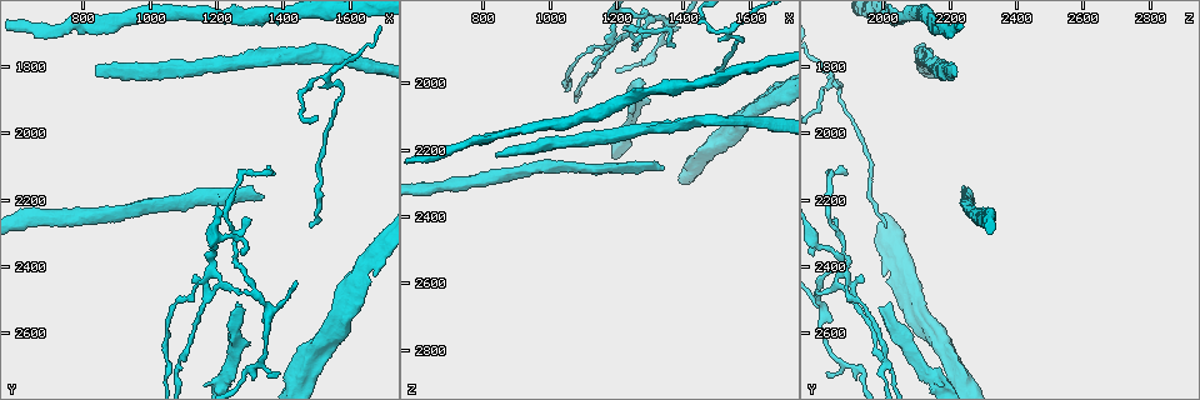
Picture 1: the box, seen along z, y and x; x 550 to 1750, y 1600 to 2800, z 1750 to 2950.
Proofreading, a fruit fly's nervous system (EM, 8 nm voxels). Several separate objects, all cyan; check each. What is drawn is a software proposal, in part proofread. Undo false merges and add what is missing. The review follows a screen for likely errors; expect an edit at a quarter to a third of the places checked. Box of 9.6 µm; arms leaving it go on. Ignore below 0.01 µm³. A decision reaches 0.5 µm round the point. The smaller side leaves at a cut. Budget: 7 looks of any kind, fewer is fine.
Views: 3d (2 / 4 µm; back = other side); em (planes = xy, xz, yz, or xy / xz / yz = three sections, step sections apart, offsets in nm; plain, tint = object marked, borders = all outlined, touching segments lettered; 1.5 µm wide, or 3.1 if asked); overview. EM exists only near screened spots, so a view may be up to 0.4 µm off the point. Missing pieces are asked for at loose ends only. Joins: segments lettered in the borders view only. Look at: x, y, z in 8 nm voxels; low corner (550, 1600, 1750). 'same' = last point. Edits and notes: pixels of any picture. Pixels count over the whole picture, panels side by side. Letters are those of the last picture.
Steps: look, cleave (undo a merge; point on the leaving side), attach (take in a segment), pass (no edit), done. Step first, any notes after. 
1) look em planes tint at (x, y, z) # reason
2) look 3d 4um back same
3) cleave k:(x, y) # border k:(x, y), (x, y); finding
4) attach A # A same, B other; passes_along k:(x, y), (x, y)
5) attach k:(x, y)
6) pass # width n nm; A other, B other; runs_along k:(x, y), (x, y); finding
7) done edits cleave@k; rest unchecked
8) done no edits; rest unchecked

look 3d 2um at (1260, 2510, 2020) # free end

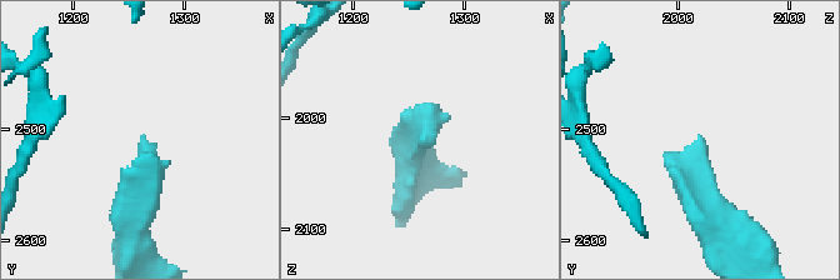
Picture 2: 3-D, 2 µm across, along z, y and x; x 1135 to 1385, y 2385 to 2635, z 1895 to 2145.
look em planes borders at (1260, 2510, 2024)

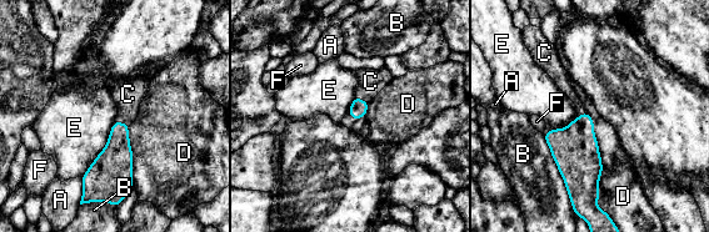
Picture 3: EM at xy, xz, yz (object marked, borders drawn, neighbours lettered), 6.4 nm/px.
attach C # A other, B other, C same, D other, E other, F other; passes_along 3:(115, 161), (123, 124), (128, 94); it goes on there

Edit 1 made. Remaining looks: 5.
look em xz step 8 borders at (1300, 2260, 1860) # branch stops here

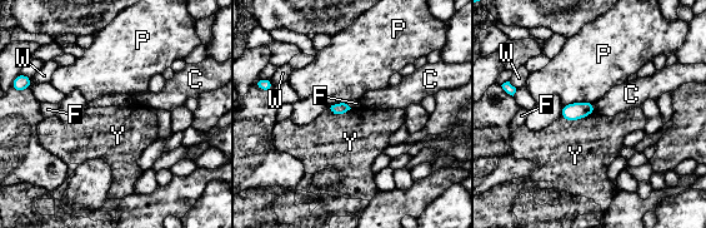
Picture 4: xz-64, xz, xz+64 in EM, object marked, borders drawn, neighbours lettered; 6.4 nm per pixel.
pass # width 70 nm; C other, F other, P other, W other, Y other; none of them fits

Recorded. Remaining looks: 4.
look em planes borders at (1330, 2200, 2250)

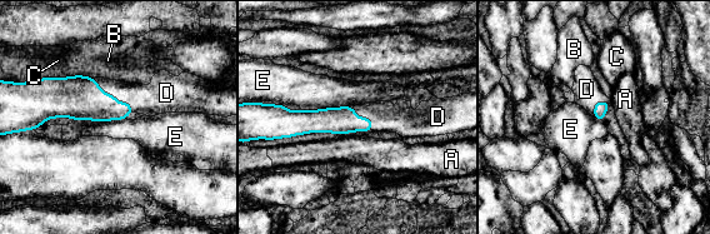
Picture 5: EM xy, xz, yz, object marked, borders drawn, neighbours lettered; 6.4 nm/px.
attach D # A other, B other, C other, D same, E other; passes_along 5:(79, 98), (115, 96), (154, 98); it goes on there

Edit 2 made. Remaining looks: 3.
done edits attach@3, attach@5; rest unchecked

